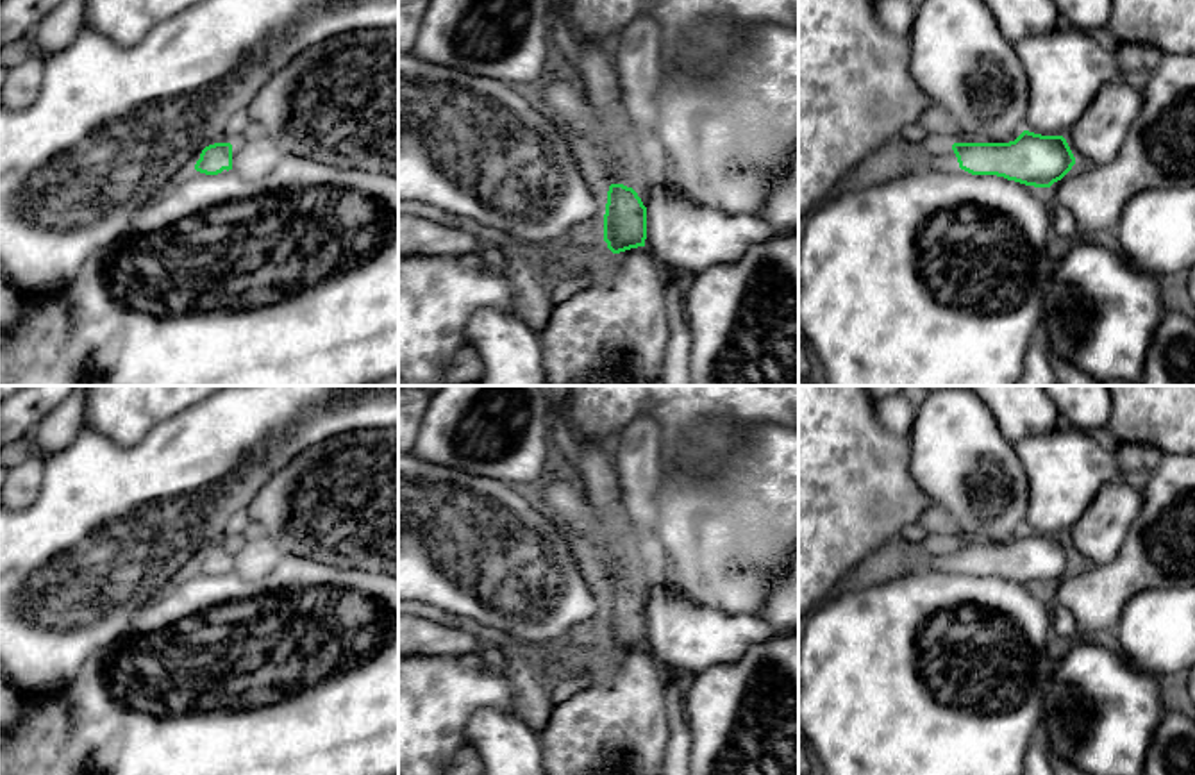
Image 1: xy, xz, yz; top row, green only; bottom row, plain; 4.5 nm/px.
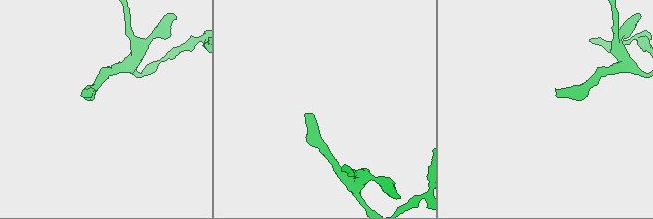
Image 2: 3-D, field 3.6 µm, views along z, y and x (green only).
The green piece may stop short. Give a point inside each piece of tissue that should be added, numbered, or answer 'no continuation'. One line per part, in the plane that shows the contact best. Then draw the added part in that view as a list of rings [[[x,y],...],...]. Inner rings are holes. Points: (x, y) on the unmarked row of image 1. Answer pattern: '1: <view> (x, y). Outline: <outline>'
1: yz (947, 561). Outline: [[[941,548],[940,557],[934,562],[934,570],[936,571],[959,570],[959,562],[952,548]]]

